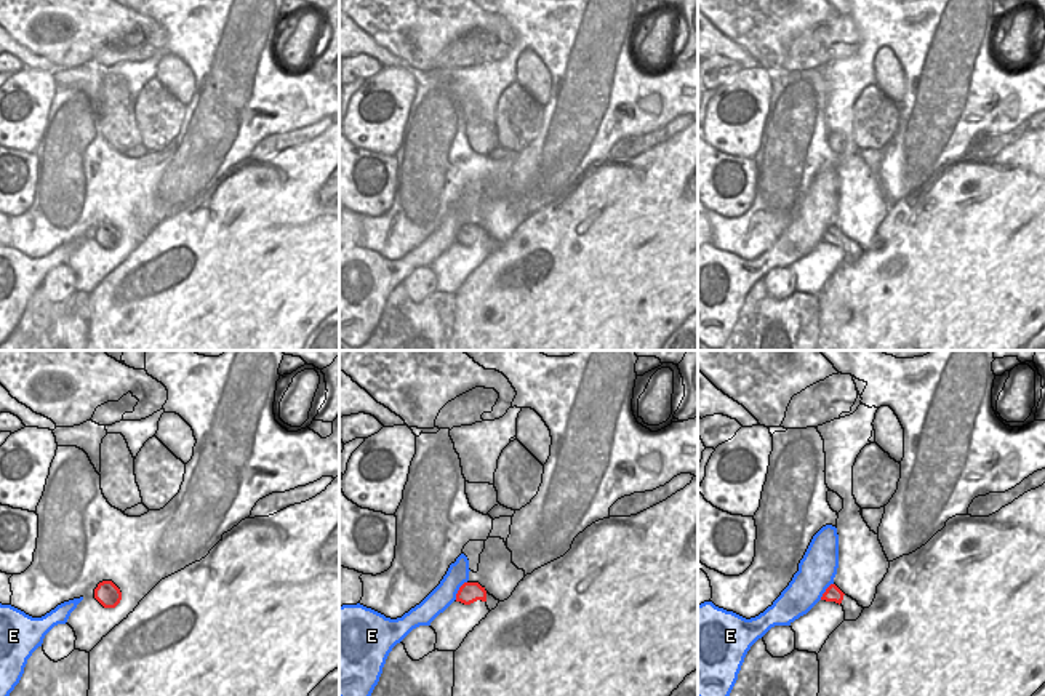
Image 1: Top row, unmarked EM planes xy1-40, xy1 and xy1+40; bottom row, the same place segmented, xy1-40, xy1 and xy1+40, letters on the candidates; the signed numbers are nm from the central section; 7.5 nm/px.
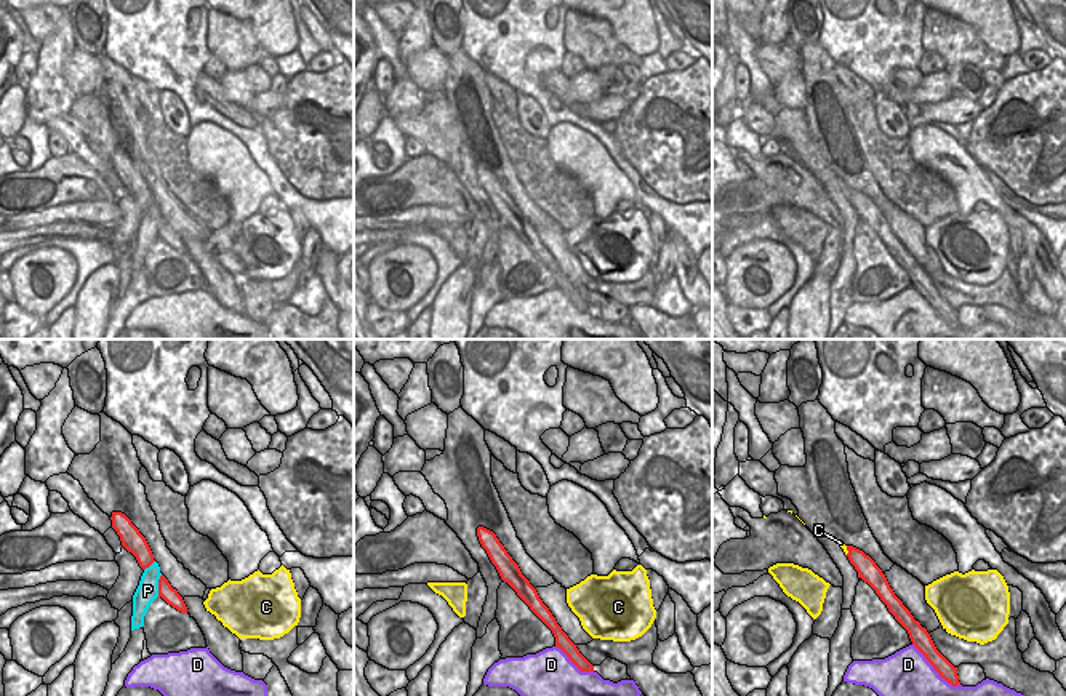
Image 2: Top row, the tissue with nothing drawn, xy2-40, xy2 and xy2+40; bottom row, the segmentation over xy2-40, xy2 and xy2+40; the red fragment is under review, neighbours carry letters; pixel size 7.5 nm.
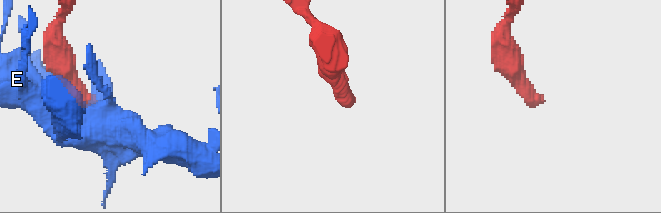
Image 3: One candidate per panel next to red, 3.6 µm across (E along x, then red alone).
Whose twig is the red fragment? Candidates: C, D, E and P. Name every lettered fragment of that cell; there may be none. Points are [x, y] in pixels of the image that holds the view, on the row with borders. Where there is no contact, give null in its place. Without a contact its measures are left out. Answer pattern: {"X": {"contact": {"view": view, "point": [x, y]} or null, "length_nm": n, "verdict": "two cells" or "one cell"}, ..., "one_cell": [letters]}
{"C": {"contact": {"view": "xy2+40", "point": [847, 549]}, "length_nm": 70, "verdict": "two cells"}, "D": {"contact": {"view": "xy2+40", "point": [933, 668]}, "length_nm": 480, "verdict": "two cells"}, "E": {"contact": {"view": "xy1", "point": [458, 591]}, "length_nm": 170, "verdict": "two cells"}, "P": {"contact": {"view": "xy2-40", "point": [159, 586]}, "length_nm": 170, "verdict": "two cells"}, "one_cell": []}

